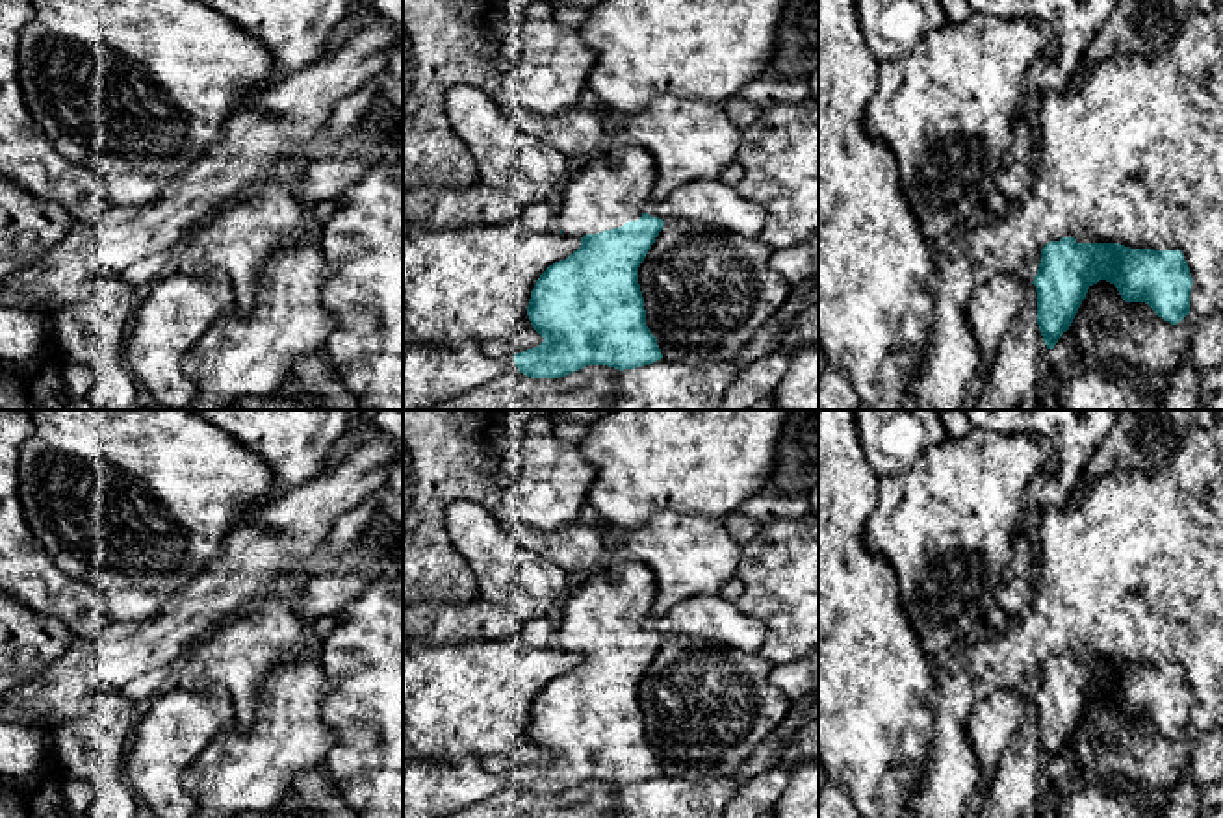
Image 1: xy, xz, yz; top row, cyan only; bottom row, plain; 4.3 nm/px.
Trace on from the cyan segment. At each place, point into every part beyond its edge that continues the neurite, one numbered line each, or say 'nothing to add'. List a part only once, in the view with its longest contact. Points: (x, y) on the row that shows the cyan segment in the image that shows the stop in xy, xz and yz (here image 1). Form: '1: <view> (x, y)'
1: xz (604, 193)

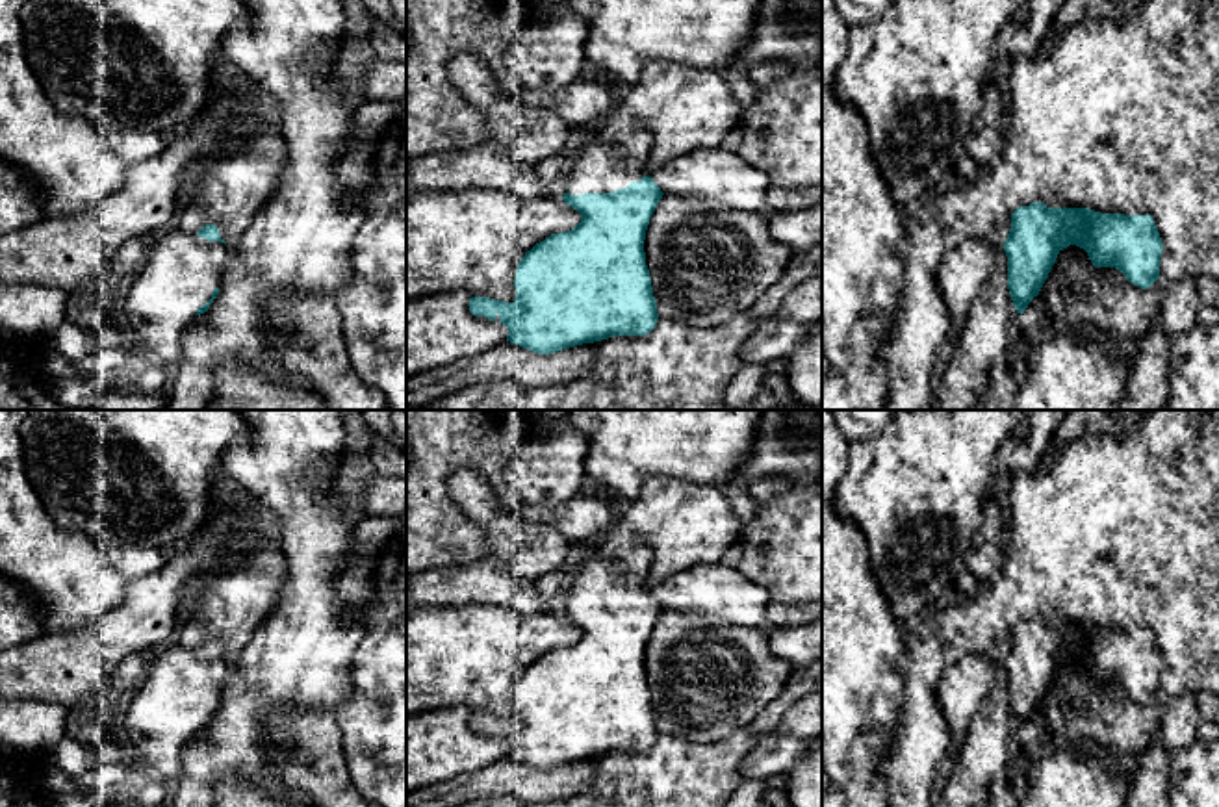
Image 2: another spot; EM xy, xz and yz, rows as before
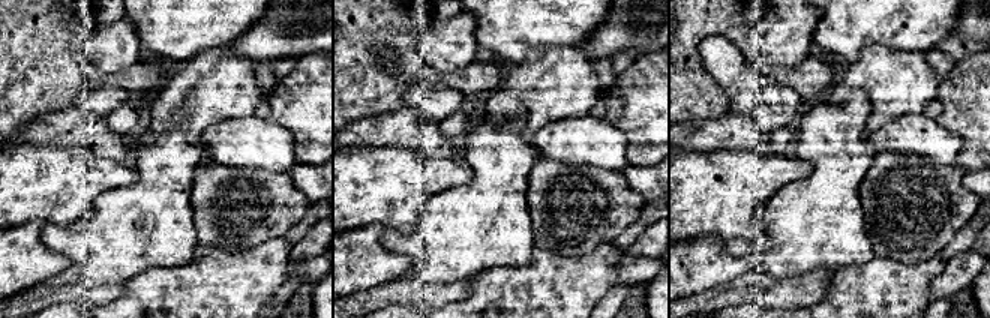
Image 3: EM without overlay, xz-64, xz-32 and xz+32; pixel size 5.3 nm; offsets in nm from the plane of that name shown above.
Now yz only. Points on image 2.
1: yz (963, 269)

